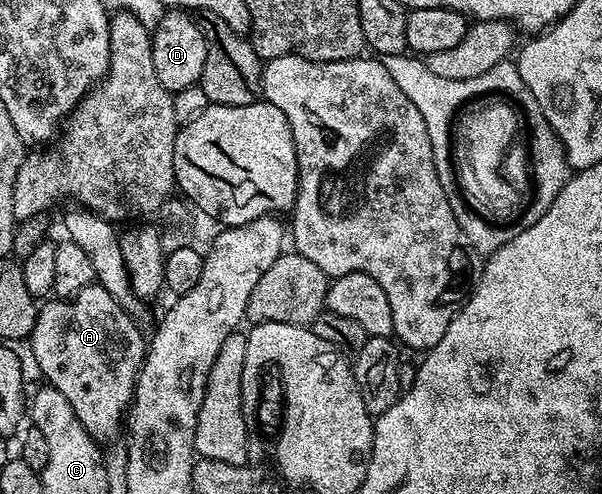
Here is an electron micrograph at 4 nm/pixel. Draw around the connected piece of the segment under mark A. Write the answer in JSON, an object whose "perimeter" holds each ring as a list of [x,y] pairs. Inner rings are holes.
{"perimeter":[[[98,283],[82,287],[73,297],[67,299],[48,299],[37,308],[36,322],[32,328],[30,344],[32,357],[40,368],[43,380],[53,385],[70,403],[74,415],[78,415],[78,423],[86,427],[86,431],[97,443],[112,441],[121,436],[122,422],[132,404],[132,394],[136,391],[136,375],[146,352],[146,337],[140,334],[132,314],[126,312]]]}

